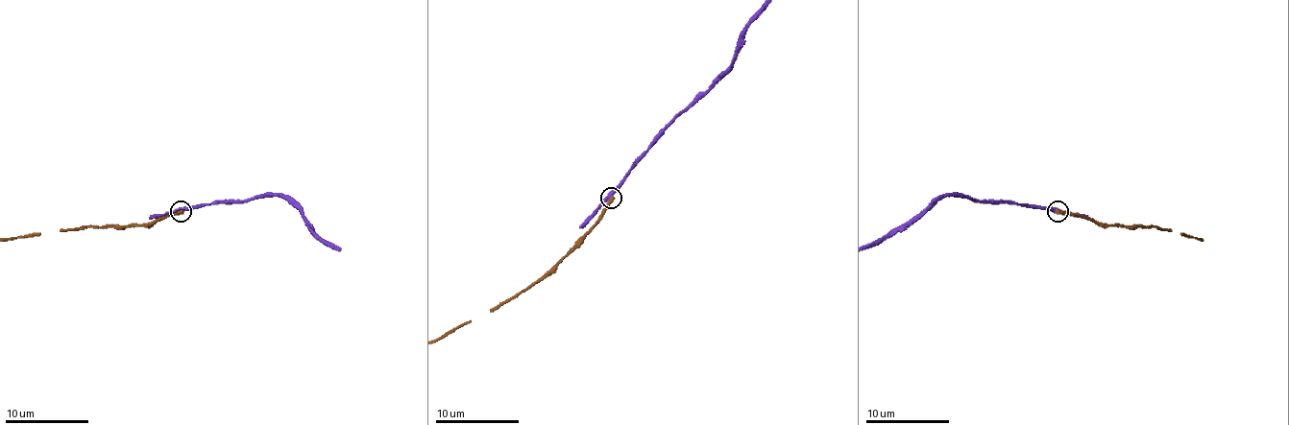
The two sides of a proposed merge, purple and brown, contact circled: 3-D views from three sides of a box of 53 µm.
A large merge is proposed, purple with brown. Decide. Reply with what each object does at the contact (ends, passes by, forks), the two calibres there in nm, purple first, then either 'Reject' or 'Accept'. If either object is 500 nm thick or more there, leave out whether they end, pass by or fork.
At the ring purple passes by. At the ring brown ends. Thickness 400 nm (purple) against 400 nm. Reject

